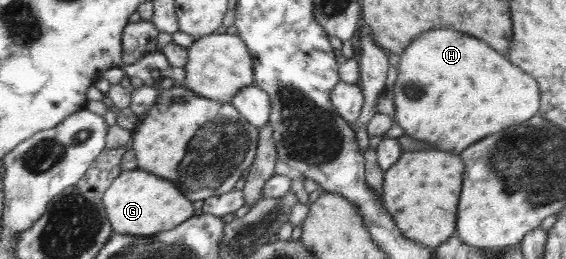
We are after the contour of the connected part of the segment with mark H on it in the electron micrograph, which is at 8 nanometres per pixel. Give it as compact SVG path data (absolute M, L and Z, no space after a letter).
M451 28L423 32L415 44L401 53L397 73L396 82L390 88L394 94L394 122L403 128L406 136L455 154L487 134L533 118L539 108L539 88L531 74L511 64L487 42L463 32L455 32Z

